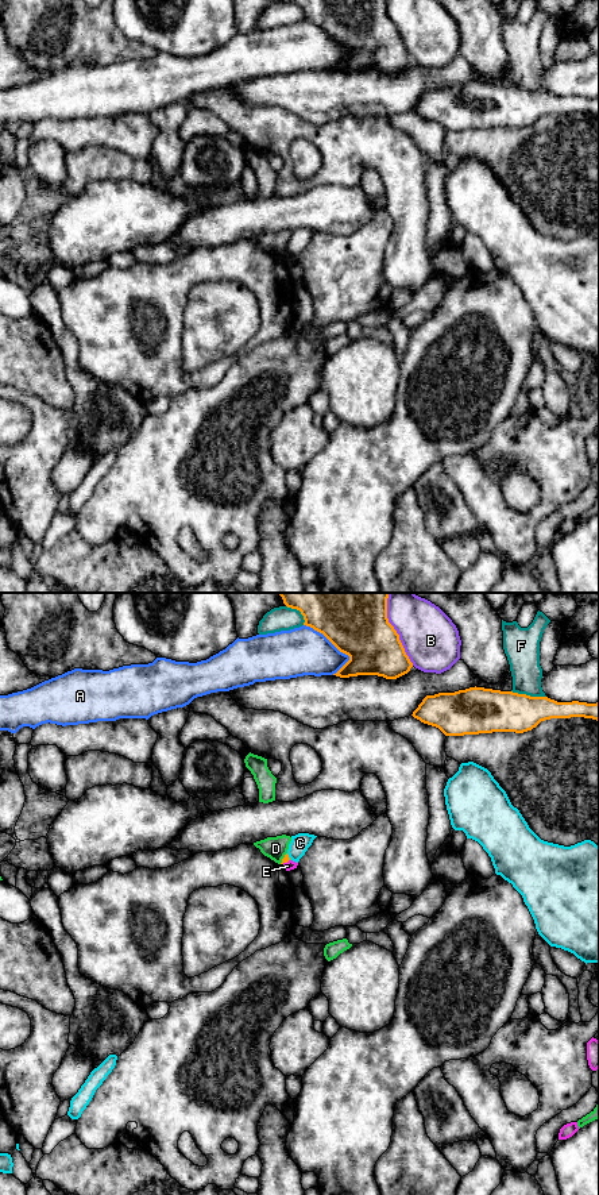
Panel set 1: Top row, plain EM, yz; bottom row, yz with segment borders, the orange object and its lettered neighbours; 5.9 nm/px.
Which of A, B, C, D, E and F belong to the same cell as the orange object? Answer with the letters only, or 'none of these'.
none of these

